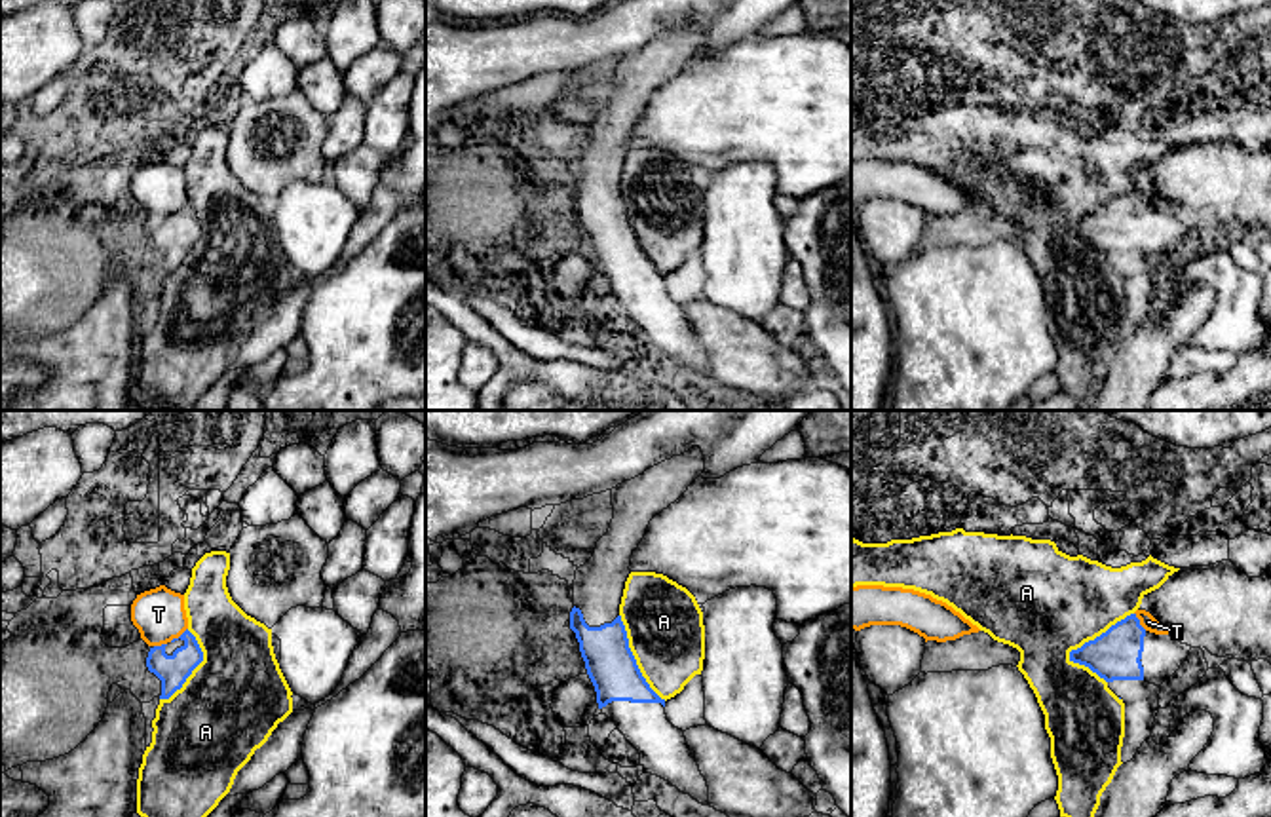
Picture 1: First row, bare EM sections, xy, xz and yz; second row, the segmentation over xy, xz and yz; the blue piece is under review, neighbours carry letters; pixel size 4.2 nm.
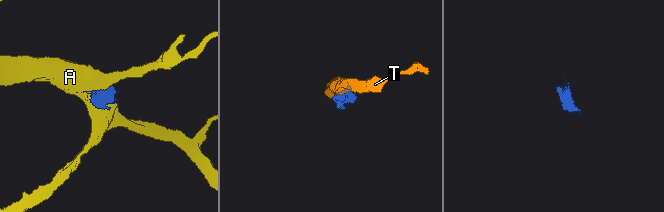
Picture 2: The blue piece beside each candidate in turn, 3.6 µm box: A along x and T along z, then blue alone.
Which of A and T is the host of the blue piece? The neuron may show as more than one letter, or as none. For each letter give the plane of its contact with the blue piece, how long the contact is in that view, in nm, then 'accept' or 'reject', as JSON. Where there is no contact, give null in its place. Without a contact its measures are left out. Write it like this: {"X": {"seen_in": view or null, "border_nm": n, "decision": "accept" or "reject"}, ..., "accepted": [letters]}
{"A": {"seen_in": "yz", "border_nm": 340, "decision": "reject"}, "T": {"seen_in": "xy", "border_nm": 100, "decision": "reject"}, "accepted": []}

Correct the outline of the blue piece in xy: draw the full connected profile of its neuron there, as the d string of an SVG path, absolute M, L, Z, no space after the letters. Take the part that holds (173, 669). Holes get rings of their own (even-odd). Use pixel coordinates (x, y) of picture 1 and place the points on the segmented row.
M188 629L179 638L150 648L146 667L161 680L160 699L169 699L180 690L201 661L203 652Z

